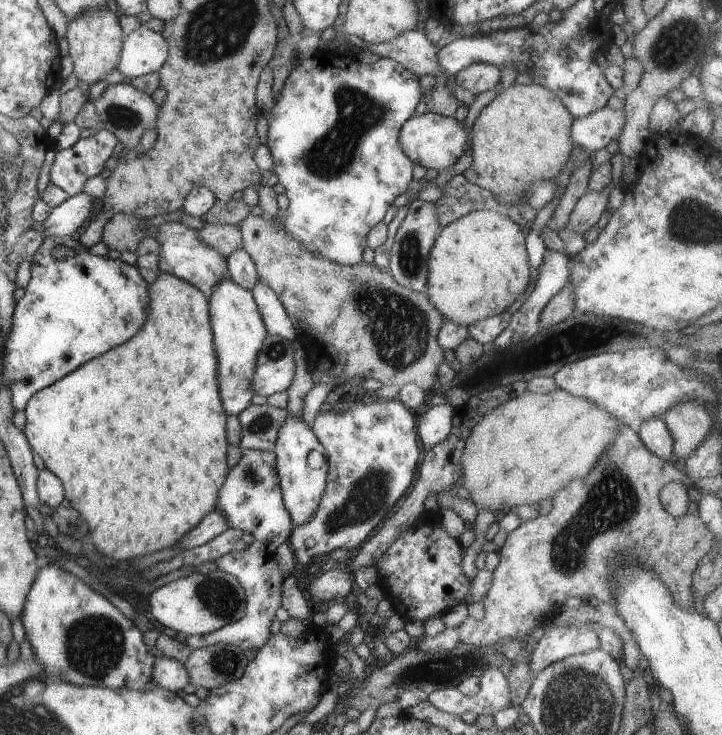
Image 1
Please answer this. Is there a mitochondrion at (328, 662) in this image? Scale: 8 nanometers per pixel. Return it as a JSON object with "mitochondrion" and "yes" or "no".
{"mitochondrion":"no"}

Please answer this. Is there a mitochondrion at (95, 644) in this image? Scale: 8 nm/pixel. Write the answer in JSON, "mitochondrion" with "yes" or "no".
{"mitochondrion":"yes"}

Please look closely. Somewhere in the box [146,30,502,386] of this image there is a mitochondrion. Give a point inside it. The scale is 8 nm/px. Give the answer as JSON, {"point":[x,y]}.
{"point":[400,330]}

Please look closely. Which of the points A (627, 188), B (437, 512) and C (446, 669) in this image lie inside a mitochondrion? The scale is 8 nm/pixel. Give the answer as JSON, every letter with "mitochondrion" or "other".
{"A":"other","B":"other","C":"mitochondrion"}

